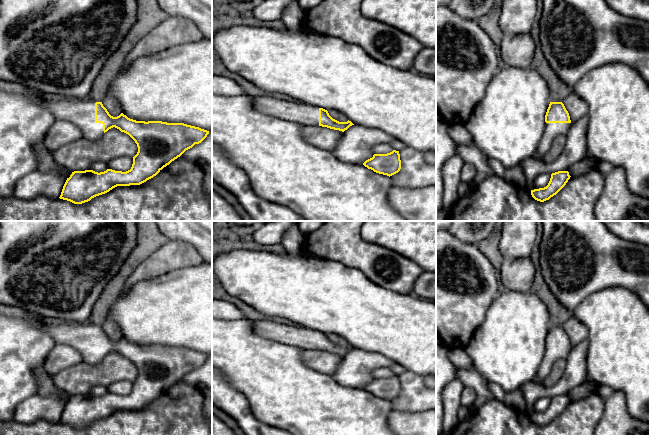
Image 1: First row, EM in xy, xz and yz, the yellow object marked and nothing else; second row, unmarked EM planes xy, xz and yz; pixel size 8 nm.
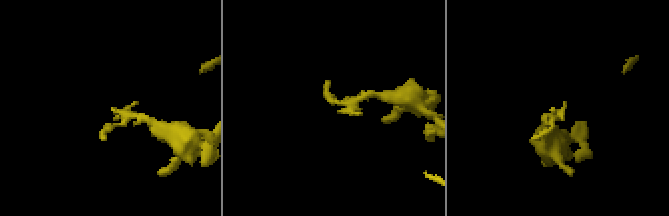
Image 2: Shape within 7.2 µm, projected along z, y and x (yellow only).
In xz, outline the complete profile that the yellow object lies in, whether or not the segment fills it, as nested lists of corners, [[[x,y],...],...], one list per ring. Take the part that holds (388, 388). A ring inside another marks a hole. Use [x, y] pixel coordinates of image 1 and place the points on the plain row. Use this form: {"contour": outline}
{"contour": [[[393,374],[387,378],[374,378],[372,382],[366,384],[363,389],[376,397],[392,400],[401,393],[399,375]]]}

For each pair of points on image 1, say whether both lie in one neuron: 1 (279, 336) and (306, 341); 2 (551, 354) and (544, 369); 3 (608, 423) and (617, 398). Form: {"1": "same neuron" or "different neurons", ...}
{"1": "same neuron", "2": "same neuron", "3": "same neuron"}

